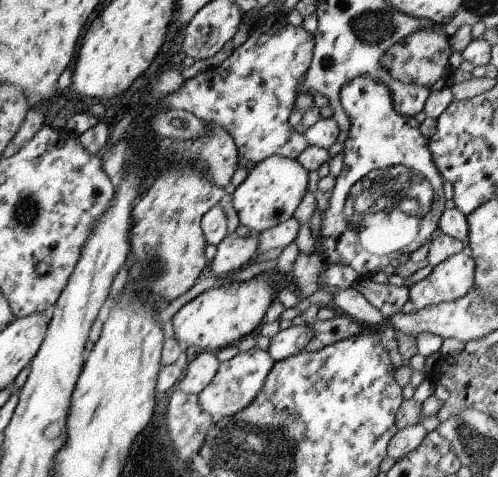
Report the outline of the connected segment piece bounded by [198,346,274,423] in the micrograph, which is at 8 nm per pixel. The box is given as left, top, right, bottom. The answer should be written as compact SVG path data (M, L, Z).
M257 346L246 352L238 353L233 359L219 363L216 376L198 395L201 407L210 412L214 423L217 423L222 417L235 415L252 402L273 366L273 358L269 352L259 349Z

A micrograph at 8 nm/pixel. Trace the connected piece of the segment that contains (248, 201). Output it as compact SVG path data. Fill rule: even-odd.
M272 155L253 166L248 176L232 193L233 205L240 222L256 234L277 227L293 216L308 191L309 174L298 159Z

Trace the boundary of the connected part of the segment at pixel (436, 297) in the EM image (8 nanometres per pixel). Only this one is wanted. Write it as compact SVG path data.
M455 254L435 266L426 278L409 287L409 300L418 310L462 298L473 288L474 271L475 262L471 256Z

